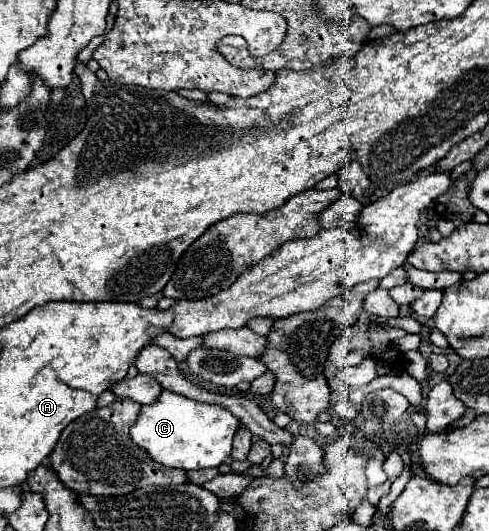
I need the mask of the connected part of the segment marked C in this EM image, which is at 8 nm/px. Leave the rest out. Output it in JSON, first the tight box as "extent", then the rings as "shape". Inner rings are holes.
{"extent":[129,390,241,470],"shape":[[[163,390],[153,404],[141,406],[129,434],[153,462],[165,464],[167,468],[201,470],[217,468],[227,456],[231,456],[231,442],[239,424],[241,422],[229,410],[217,404],[201,404],[181,394]]]}

